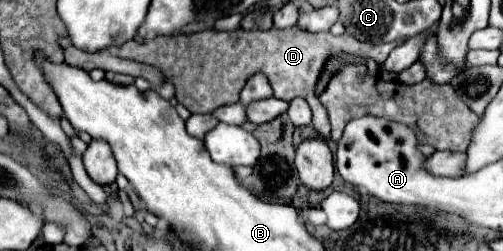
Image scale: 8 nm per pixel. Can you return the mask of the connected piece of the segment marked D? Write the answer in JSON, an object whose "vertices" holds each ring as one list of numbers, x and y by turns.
{"vertices":[[237,29,237,31,199,31,193,35,181,35,175,39,165,39,165,37,155,37,149,39,145,43,137,43,137,41,127,41,119,47,109,47,109,51,113,55,119,55,123,59,135,59,135,61,143,61,149,65,159,67,165,75,167,81,175,83,175,99,185,105,191,113,211,113,213,109,221,107,221,105,229,105,239,101,239,93,247,81,249,75,263,71,269,81,271,87,275,91,275,97,283,99,283,101,291,101,293,97,303,97,311,111,313,111,313,127,317,129,317,133,325,139,331,137,331,125,329,125,329,117,327,117,327,109,321,105,321,101,315,95,315,83,319,79,319,73,323,69,323,63,327,61,327,57,331,53,353,53,359,57,371,57,377,63,383,63,389,55,391,49,395,49,401,41,393,41,393,43,383,43,383,45,367,45,367,43,359,43,355,37,351,35,331,35,331,33,309,33,309,31,297,31,297,29,271,29,271,31,245,31,245,29]]}

